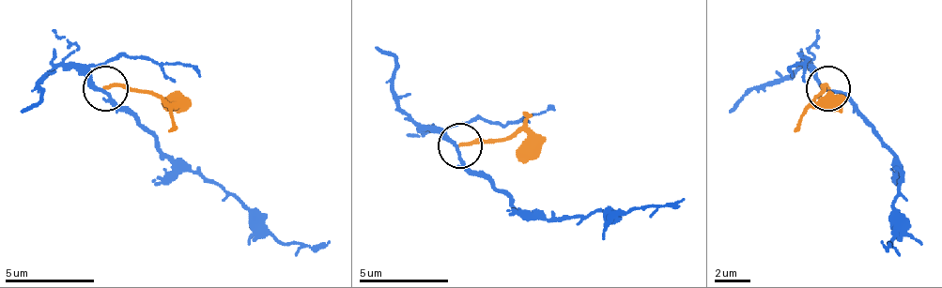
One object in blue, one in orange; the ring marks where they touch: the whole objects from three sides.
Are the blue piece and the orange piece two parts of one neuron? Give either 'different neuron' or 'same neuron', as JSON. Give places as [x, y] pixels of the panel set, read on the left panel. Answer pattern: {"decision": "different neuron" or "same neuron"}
{"decision": "different neuron"}

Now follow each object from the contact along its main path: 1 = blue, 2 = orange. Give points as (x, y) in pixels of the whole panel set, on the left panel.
1: (101, 89), (164, 152), (232, 192), (281, 242), (321, 246), (331, 242)
2: (106, 89), (151, 89), (164, 98)

